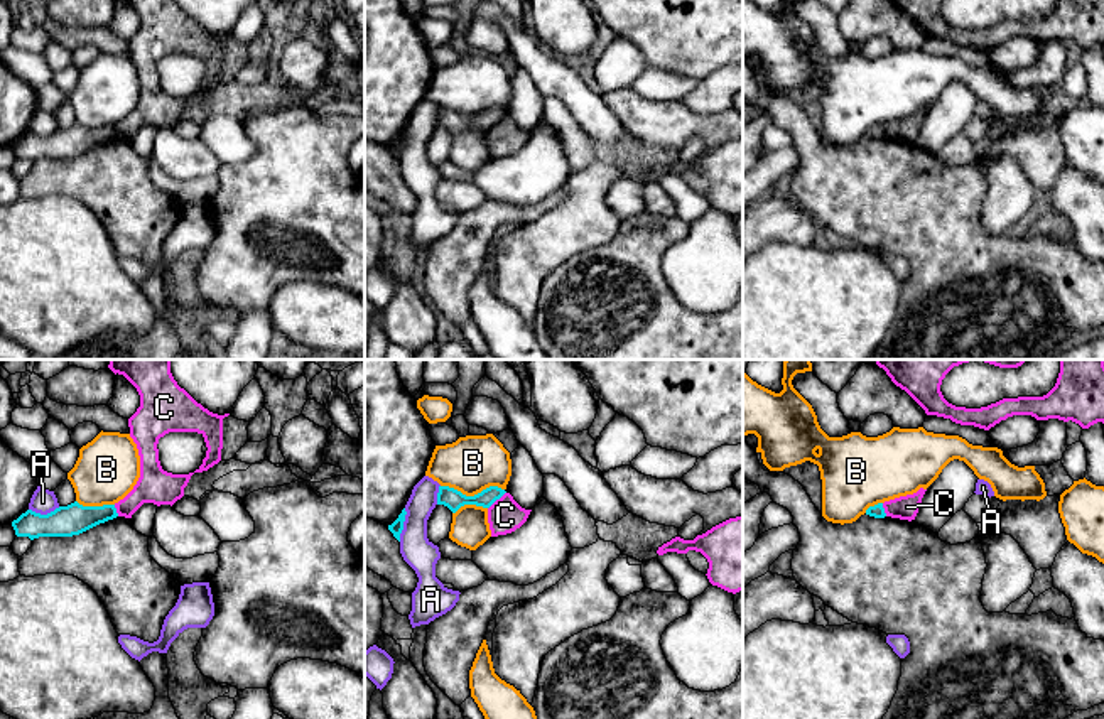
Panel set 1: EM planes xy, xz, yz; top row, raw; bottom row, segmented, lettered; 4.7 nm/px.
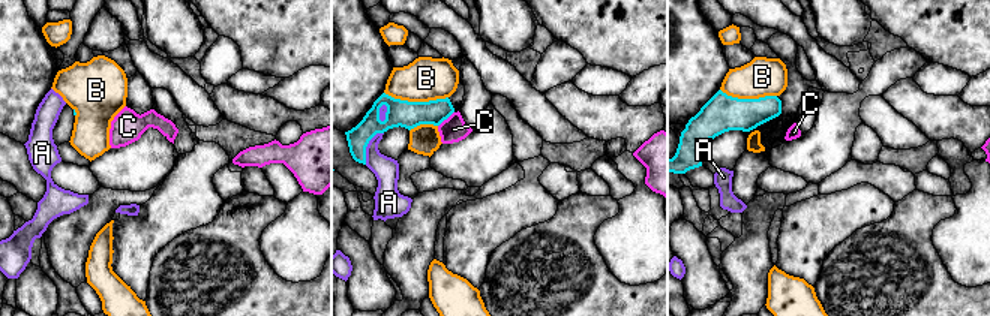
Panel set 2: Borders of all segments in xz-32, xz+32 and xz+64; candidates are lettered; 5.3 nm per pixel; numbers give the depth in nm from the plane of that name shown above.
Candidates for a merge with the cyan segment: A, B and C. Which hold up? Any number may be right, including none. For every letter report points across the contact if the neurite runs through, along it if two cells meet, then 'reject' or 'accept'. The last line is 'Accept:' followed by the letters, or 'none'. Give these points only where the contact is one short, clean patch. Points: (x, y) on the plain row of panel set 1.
A: border xz (405, 130), (399, 162); reject
B: border xz (441, 107), (466, 117), (476, 117), (490, 108), (503, 112); reject
C: border xz (505, 113), (488, 130); reject
Accept: none

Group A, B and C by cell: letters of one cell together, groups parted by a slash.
A / B / C

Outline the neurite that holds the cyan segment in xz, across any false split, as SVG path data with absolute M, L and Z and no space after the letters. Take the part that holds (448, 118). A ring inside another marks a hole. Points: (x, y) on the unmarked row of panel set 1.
M439 108L437 127L447 128L452 135L456 135L464 127L476 127L476 128L490 130L505 115L506 113L498 108L490 108L474 118L466 118L454 110Z

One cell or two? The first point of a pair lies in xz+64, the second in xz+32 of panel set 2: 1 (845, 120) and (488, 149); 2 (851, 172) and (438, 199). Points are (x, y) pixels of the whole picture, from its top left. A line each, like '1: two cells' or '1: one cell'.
1: one cell
2: one cell

